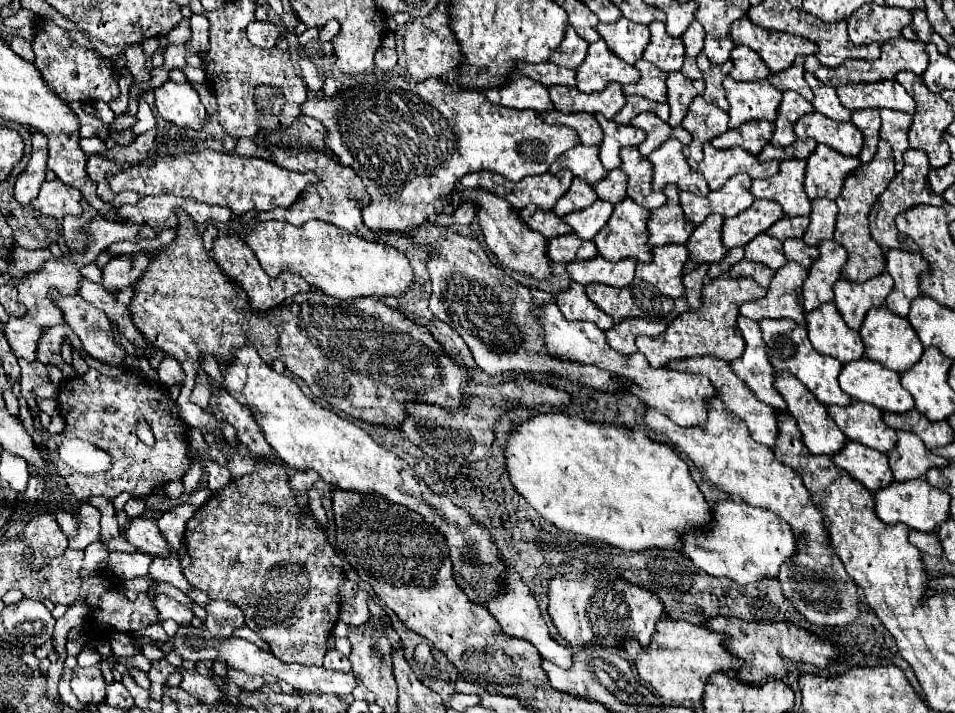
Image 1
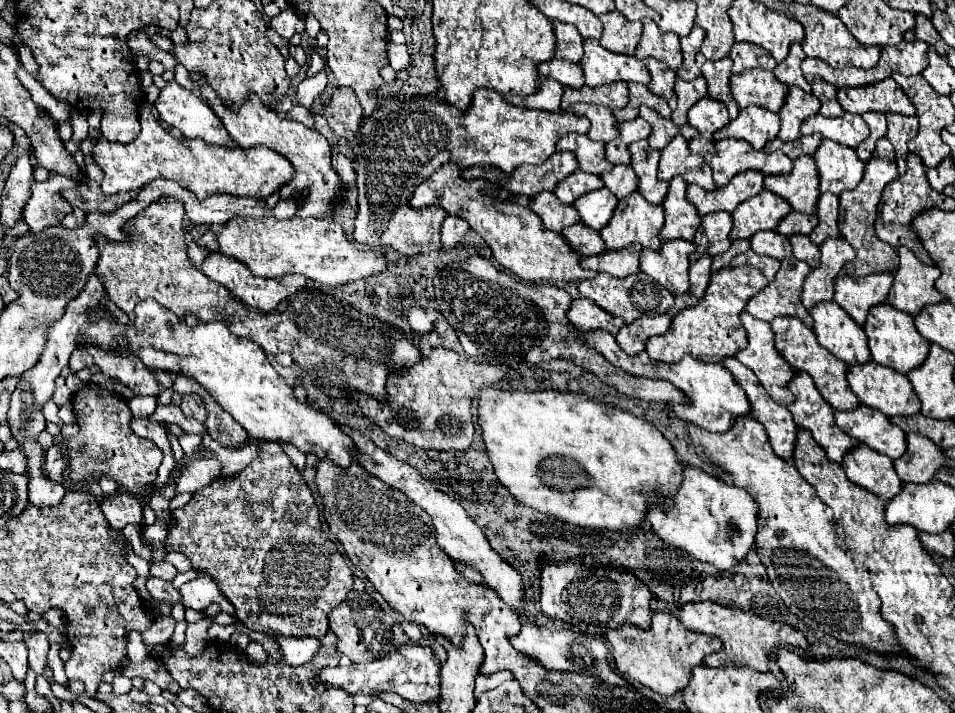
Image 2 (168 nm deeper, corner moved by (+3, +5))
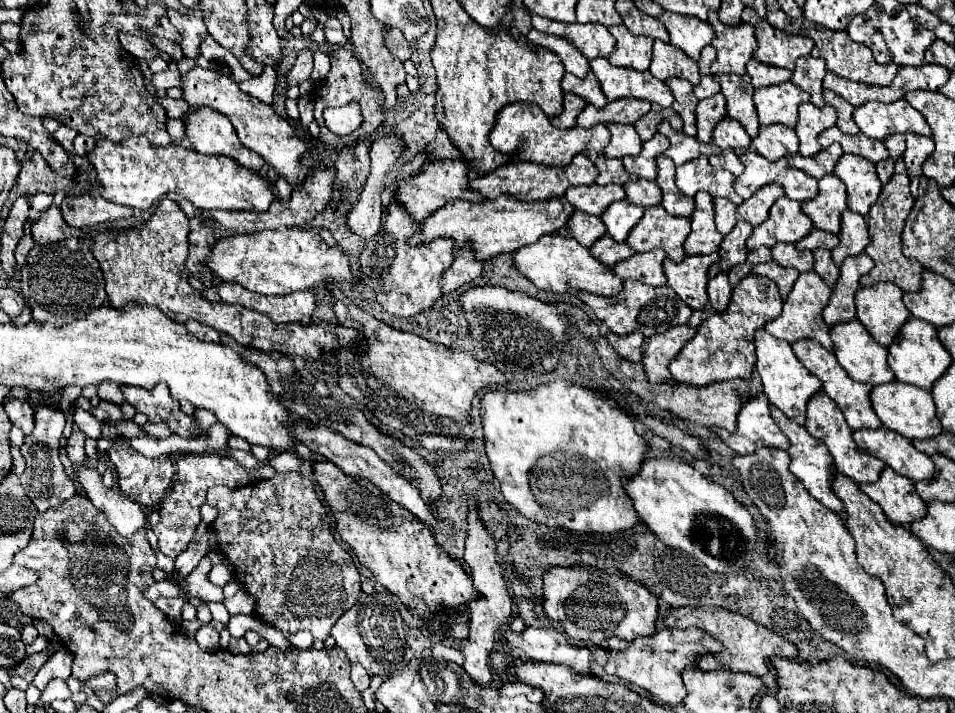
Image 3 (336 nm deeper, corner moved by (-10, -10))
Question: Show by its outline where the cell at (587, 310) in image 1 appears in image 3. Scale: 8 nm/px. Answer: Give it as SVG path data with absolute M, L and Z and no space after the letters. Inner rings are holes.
M631 332L629 336L617 336L617 334L607 334L609 344L615 348L617 354L621 354L621 358L629 360L629 362L641 362L643 354L641 354L641 344L645 340L645 336L641 332Z

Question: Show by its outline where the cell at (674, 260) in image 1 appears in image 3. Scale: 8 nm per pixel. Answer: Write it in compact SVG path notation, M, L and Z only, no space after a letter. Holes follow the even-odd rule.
M719 254L687 256L683 262L665 260L667 284L675 294L693 310L703 310L707 304L707 270L713 262L719 262Z

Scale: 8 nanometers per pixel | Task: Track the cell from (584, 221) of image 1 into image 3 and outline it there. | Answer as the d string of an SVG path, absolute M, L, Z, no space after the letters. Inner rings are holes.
M621 200L621 202L613 202L601 218L607 226L607 234L617 242L625 242L631 228L641 220L643 212L645 208L639 208L637 204Z

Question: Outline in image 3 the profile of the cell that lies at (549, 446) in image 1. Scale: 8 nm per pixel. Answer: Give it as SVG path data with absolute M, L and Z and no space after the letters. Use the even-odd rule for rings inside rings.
M565 380L541 384L527 392L489 390L481 396L481 422L485 452L501 484L501 492L509 504L529 520L555 524L553 514L559 514L561 528L599 538L639 522L621 484L625 484L625 476L637 472L637 464L641 464L641 456L645 456L649 448L645 438L635 432L633 420L603 396L595 396L591 390Z

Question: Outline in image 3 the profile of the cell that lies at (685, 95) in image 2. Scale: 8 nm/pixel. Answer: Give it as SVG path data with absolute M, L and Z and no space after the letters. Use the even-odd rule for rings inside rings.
M715 94L711 98L705 98L697 104L697 140L699 142L711 142L713 130L719 120L727 116L725 110L725 96Z

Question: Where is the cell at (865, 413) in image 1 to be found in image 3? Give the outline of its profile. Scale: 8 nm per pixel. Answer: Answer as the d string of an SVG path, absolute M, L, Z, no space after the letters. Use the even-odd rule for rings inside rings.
M877 428L855 430L853 438L863 452L869 452L871 456L883 460L897 474L907 476L915 482L933 478L933 460L927 454L919 452L905 436L889 428Z

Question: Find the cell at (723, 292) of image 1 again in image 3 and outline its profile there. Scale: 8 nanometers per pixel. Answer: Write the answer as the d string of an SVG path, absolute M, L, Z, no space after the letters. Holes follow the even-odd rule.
M749 274L741 284L733 288L729 308L721 314L709 316L699 328L693 340L685 344L681 356L671 364L671 376L689 386L707 386L713 382L749 378L755 366L754 334L769 320L781 314L783 300L779 296L777 284L765 276Z

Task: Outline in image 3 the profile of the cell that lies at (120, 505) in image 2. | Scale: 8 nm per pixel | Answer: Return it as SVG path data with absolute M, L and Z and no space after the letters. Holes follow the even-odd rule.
M79 464L75 466L75 470L77 480L83 486L87 498L107 516L107 520L117 528L117 532L129 536L147 526L147 516L143 508L137 502L123 496L119 490L103 486L103 480L93 466Z

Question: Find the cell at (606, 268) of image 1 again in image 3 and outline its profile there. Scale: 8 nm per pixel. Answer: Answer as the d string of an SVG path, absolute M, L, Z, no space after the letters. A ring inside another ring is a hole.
M661 248L651 250L651 252L633 254L631 258L613 266L613 272L621 276L623 280L639 280L649 286L665 286L667 284L667 276L663 272L665 258L667 254Z

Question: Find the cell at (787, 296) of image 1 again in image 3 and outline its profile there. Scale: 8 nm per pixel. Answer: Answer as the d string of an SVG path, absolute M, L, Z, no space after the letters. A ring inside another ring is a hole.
M813 270L811 272L805 272L805 274L799 276L797 284L789 292L789 296L787 296L787 300L783 304L783 312L775 320L767 322L765 324L765 330L771 336L781 338L781 340L785 340L789 344L793 344L793 342L797 342L801 338L811 338L811 340L821 342L823 348L833 350L833 342L829 338L829 330L831 328L823 322L823 316L821 316L821 312L827 306L829 298L831 298L831 288L821 280L821 276L817 272L813 272Z

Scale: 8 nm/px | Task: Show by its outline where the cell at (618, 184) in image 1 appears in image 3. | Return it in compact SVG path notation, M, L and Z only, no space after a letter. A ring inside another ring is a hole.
M649 180L627 182L625 184L625 192L627 192L627 200L629 202L633 202L637 206L643 206L643 208L661 204L661 196L663 196L661 188L655 182L649 182Z

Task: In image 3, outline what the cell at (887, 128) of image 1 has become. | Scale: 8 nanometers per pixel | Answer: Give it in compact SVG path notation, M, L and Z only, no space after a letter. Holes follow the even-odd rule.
M907 134L905 138L907 138L907 150L903 154L903 160L907 166L907 174L911 178L911 194L913 198L917 198L917 184L919 184L919 178L923 176L921 166L933 154L935 144L933 144L933 138L929 136Z

